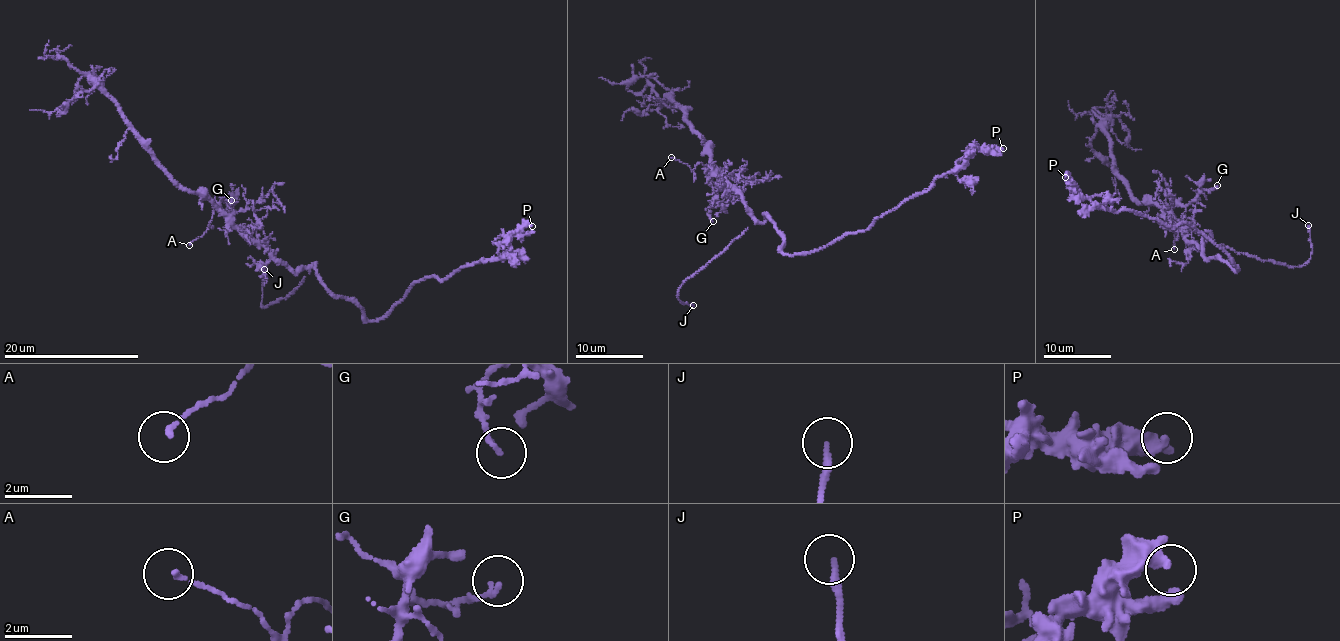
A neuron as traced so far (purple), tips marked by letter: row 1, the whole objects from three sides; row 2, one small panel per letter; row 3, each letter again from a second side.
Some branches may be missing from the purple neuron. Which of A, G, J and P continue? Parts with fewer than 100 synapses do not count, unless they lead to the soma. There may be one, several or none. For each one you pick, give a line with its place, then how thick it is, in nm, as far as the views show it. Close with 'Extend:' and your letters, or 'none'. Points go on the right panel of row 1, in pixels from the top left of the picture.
J: at (1308, 225); 200 nm thick
Extend: J

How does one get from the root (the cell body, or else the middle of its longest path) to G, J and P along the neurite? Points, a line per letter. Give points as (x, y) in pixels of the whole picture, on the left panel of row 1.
G: (301, 268), (294, 271), (221, 215), (219, 209), (228, 212), (231, 210), (229, 203), (223, 201), (231, 200)
J: (301, 268), (309, 274), (298, 287), (263, 308), (264, 269)
P: (301, 268), (314, 264), (323, 285), (374, 320), (387, 317), (416, 281), (497, 259), (501, 246), (532, 226)

